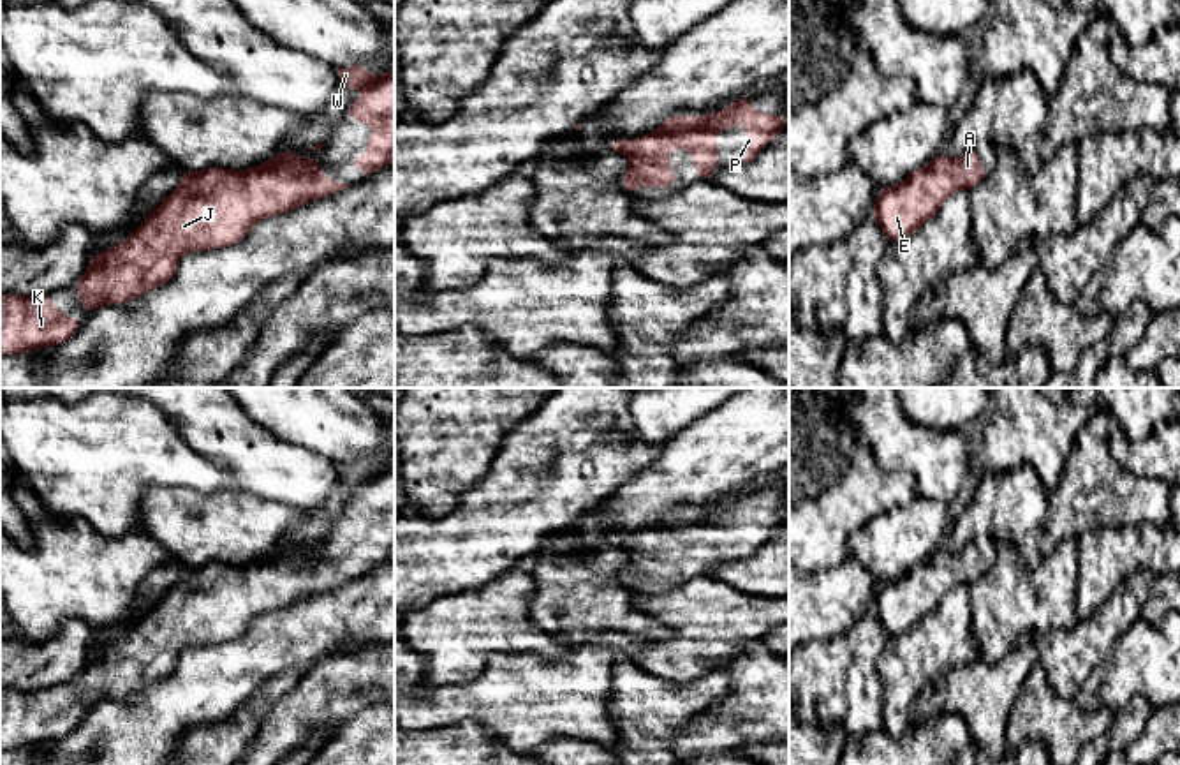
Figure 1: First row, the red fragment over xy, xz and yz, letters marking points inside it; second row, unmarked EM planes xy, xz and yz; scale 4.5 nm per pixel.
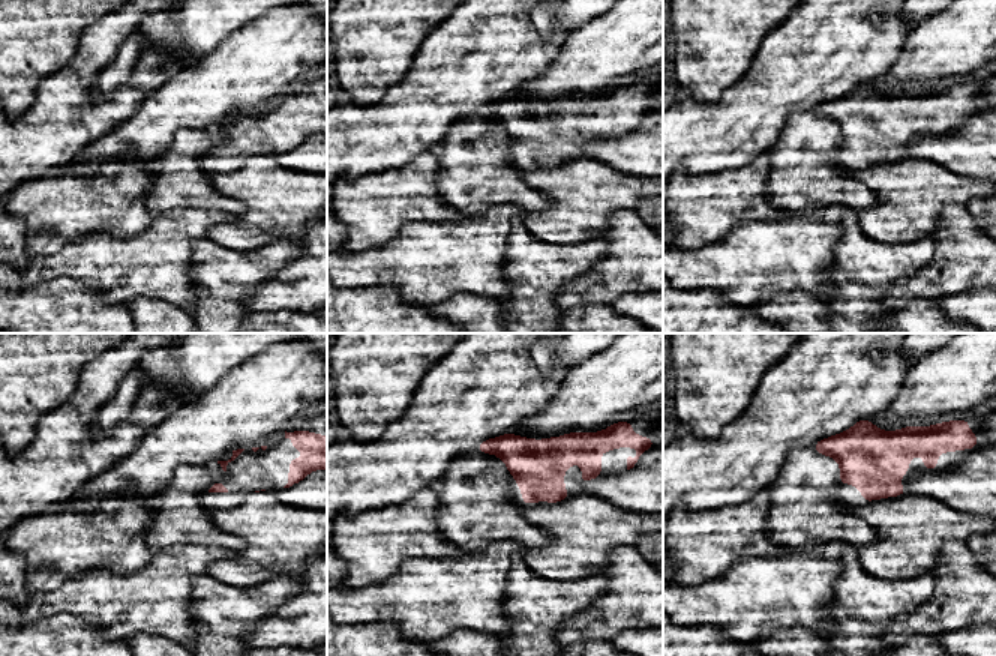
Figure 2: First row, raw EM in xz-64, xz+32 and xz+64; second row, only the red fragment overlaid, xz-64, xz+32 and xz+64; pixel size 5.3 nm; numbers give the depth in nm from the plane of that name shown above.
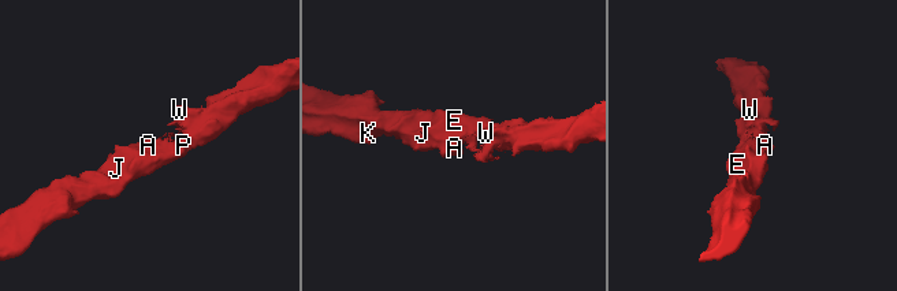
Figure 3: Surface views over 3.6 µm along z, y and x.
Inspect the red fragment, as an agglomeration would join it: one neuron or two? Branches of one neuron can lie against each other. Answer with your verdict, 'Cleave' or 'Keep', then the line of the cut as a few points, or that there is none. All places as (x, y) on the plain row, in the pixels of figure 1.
Keep. No split

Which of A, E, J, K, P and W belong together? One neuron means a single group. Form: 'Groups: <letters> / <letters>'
Groups: A E J K P W

